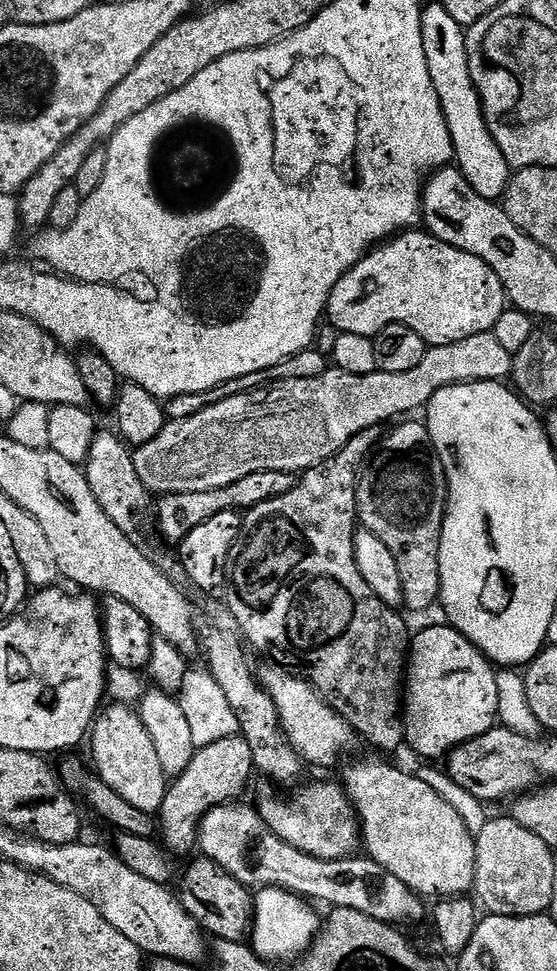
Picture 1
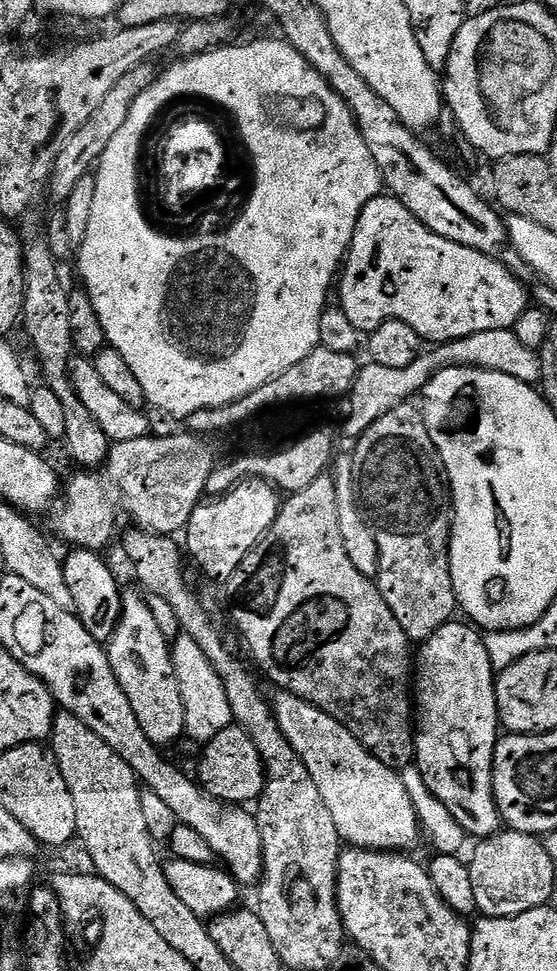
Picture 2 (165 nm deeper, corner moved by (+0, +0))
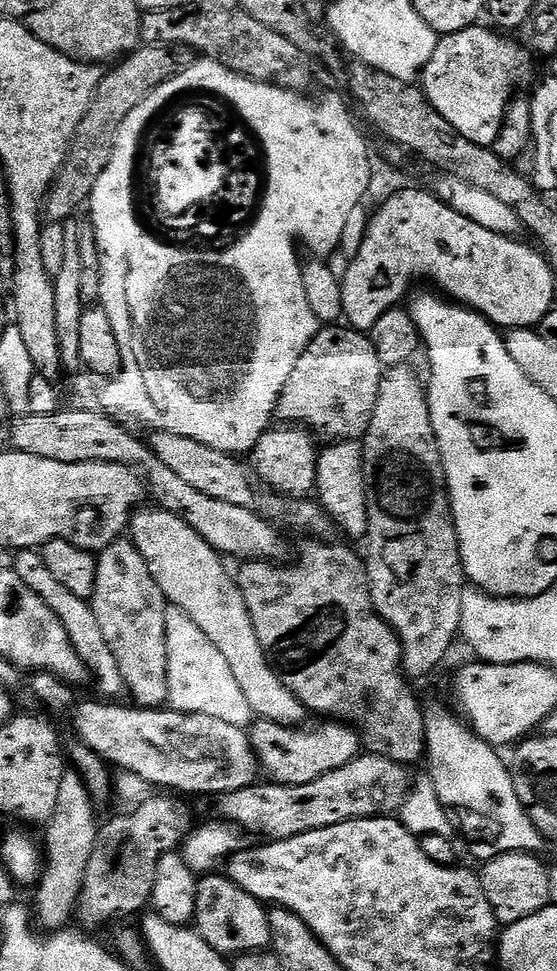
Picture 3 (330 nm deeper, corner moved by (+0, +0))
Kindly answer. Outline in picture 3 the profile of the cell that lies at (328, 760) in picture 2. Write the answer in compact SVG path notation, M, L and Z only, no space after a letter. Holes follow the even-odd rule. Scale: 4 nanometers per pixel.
M159 506L148 507L133 512L130 539L138 554L142 554L142 562L146 562L146 570L150 570L150 578L158 582L158 590L162 590L165 600L171 607L182 610L186 618L190 618L190 622L194 622L194 626L198 626L198 630L218 646L246 702L250 702L253 717L289 726L303 725L306 709L294 694L290 694L290 690L286 690L286 686L282 686L272 665L264 657L240 587L236 585L233 573L228 573L221 553L214 551L194 526L173 512L166 512Z

